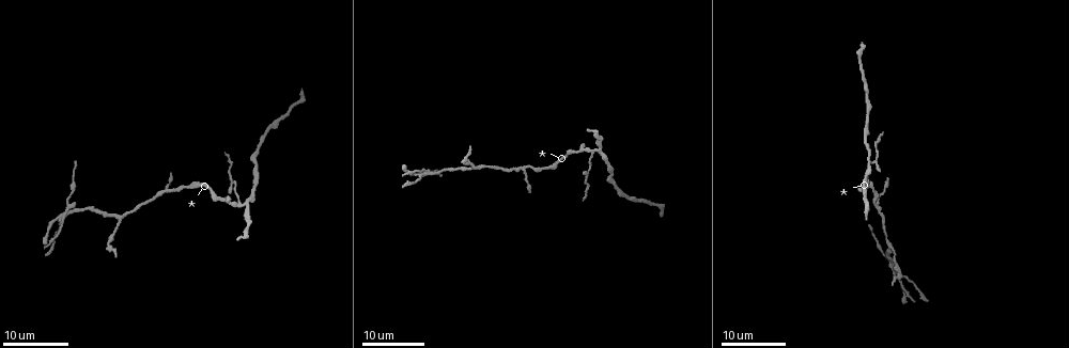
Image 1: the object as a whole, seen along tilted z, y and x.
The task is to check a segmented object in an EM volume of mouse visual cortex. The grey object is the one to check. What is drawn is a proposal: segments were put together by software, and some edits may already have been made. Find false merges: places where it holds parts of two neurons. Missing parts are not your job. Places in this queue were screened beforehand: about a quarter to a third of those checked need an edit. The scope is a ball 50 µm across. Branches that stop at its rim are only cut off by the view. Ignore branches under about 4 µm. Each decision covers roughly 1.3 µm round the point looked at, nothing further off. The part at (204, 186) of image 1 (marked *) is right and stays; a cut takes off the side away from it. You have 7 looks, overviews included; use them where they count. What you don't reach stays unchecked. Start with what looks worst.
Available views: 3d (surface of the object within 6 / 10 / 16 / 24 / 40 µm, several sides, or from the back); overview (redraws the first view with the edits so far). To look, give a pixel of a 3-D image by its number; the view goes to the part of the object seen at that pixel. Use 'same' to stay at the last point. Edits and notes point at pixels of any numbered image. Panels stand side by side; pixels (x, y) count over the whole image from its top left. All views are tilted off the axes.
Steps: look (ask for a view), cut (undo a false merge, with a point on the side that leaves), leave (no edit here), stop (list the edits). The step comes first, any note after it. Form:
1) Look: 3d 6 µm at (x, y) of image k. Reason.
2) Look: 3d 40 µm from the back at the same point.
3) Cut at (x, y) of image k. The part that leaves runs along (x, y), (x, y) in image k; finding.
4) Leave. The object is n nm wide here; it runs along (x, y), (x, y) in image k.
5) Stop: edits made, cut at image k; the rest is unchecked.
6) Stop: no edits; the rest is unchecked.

Look: 3d 16 µm at (59, 223) of image 1. A fork.

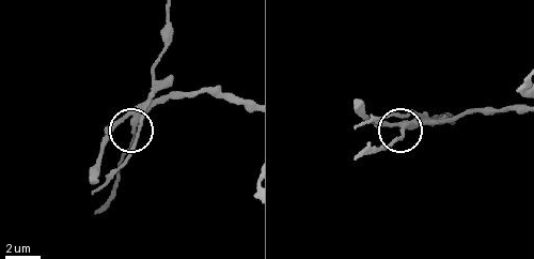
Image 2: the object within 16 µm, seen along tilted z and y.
Look: 3d 10 µm at (406, 128) of image 2. Closer look.

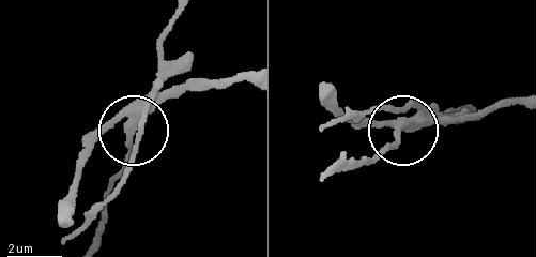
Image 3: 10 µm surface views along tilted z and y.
Cut at (134, 145) of image 3. The side arm is 5 µm long; the part that leaves runs along (141, 107), (158, 75), (173, 14) in image 3; a second neuron is stuck on.

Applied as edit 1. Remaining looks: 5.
Look: overview.

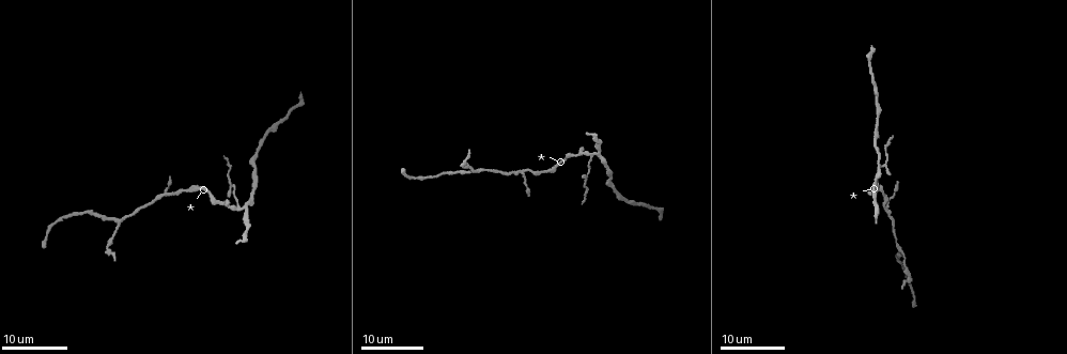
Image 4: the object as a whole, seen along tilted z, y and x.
Look: 3d 16 µm at (236, 204) of image 4. Thin arm on a thick one.

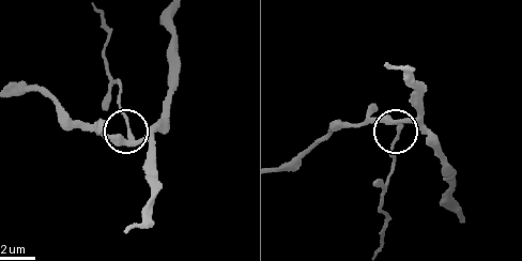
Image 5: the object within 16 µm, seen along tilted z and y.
Look: 3d 10 µm at (131, 135) of image 5.

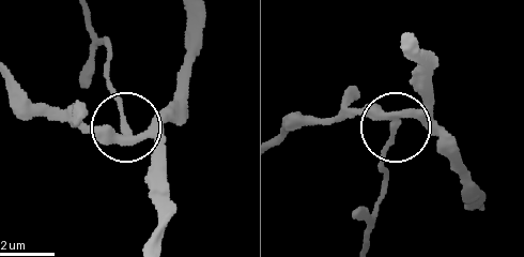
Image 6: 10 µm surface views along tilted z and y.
Cut at (118, 102) of image 6. The object is 200 nm wide here; the part that leaves runs along (124, 132), (106, 73), (107, 41), (90, 32), (88, 10) in image 6; two neurons meet here.

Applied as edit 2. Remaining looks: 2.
Look: 3d 24 µm at (120, 224) of image 4. Arms part here.

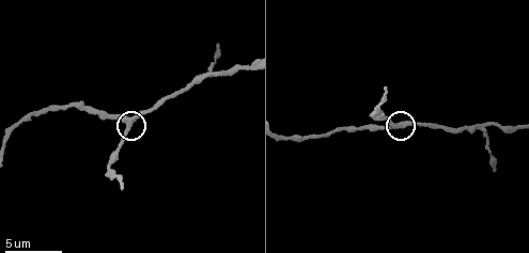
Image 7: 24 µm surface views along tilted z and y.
Look: 3d 6 µm at (130, 125) of image 7.

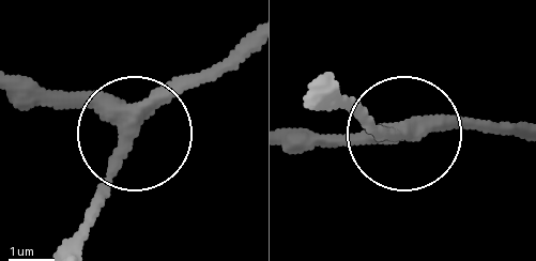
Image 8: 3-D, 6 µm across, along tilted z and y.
Leave. 3 arms meet here; one neuron here.

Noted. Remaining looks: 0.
Stop: edits made, cut at image 3, cut at image 6; the rest is unchecked.

